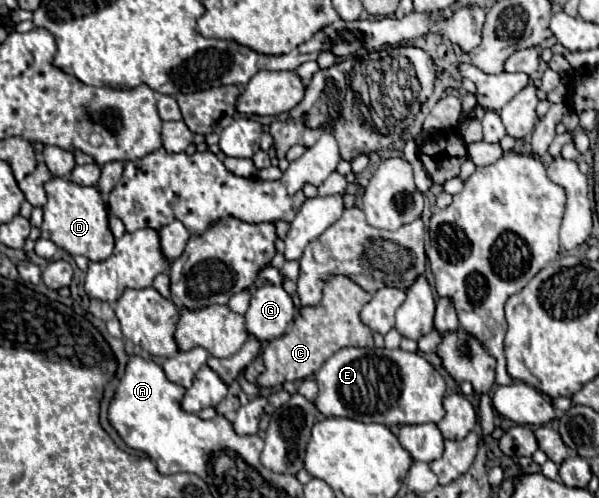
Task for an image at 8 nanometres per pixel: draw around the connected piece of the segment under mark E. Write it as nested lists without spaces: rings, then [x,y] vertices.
[[[340,348],[316,374],[316,408],[324,416],[342,416],[384,426],[440,422],[446,384],[438,370],[420,354],[388,348]]]

